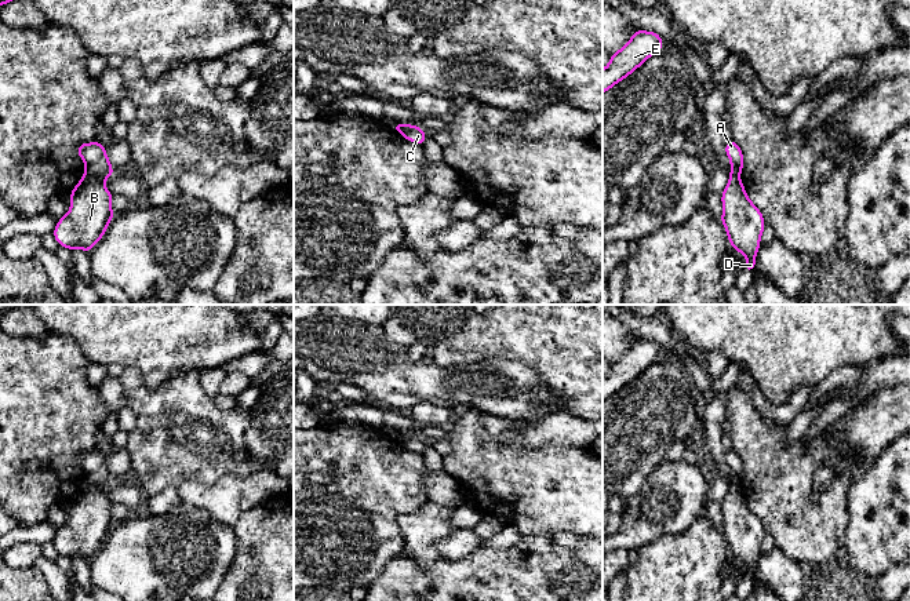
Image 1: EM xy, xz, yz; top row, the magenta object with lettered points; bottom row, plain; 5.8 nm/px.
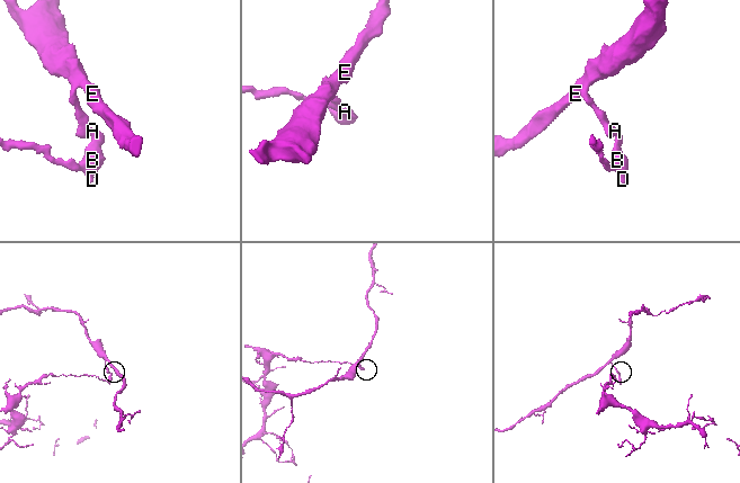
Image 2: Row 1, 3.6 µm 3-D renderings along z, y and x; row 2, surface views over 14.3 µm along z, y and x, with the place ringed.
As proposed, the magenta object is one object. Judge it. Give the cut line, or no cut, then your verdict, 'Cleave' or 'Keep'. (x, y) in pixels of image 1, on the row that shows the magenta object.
Split along xy (86, 172), (102, 182). Cleave

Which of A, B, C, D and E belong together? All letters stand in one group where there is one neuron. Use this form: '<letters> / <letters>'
A C E / B D

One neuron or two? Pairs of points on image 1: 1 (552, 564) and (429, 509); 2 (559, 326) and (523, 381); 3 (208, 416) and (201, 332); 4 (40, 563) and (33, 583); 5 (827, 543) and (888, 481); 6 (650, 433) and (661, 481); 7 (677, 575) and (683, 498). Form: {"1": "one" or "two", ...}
{"1": "two", "2": "two", "3": "two", "4": "two", "5": "two", "6": "two", "7": "two"}

